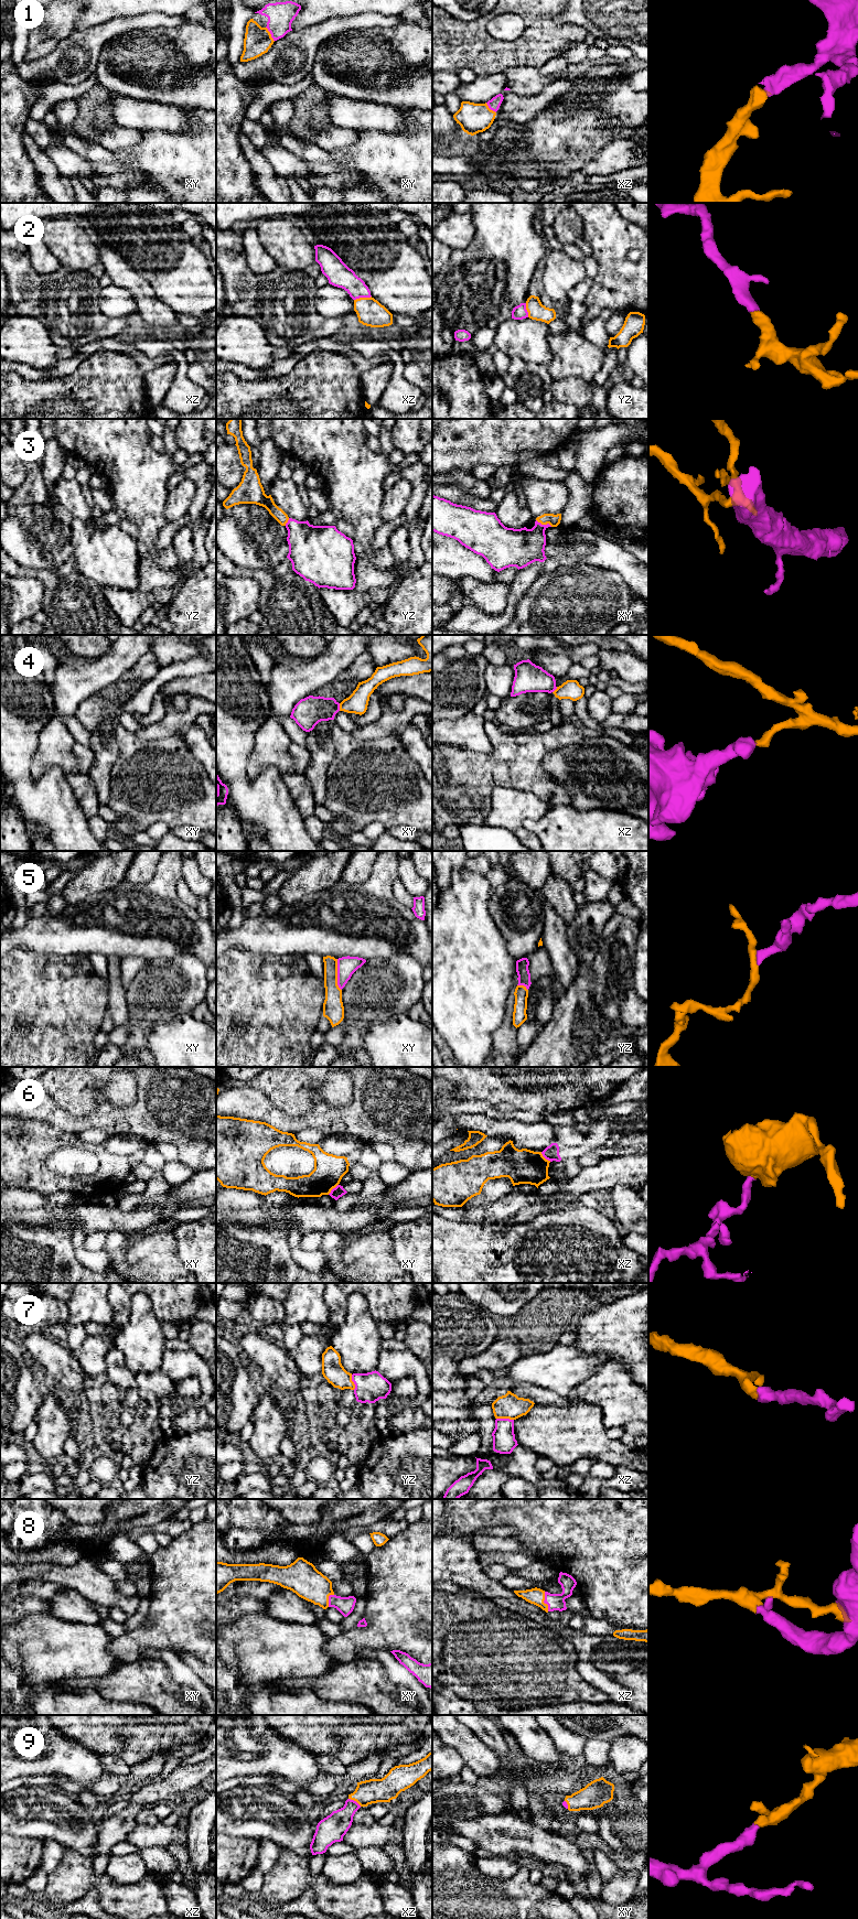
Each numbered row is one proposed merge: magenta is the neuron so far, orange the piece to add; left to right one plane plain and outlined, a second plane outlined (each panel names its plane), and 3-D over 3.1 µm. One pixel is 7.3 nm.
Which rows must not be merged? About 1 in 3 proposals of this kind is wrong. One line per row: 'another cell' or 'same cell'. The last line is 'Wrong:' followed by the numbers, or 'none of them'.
1: same cell
2: same cell
3: same cell
4: another cell
5: another cell
6: another cell
7: same cell
8: same cell
9: same cell
Wrong: 4, 5, 6

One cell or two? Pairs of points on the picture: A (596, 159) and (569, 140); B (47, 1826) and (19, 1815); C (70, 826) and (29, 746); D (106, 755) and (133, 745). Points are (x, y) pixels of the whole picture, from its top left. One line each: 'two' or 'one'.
A: two
B: one
C: one
D: two

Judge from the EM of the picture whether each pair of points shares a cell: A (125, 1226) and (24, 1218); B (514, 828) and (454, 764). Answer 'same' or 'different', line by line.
A: same
B: different

